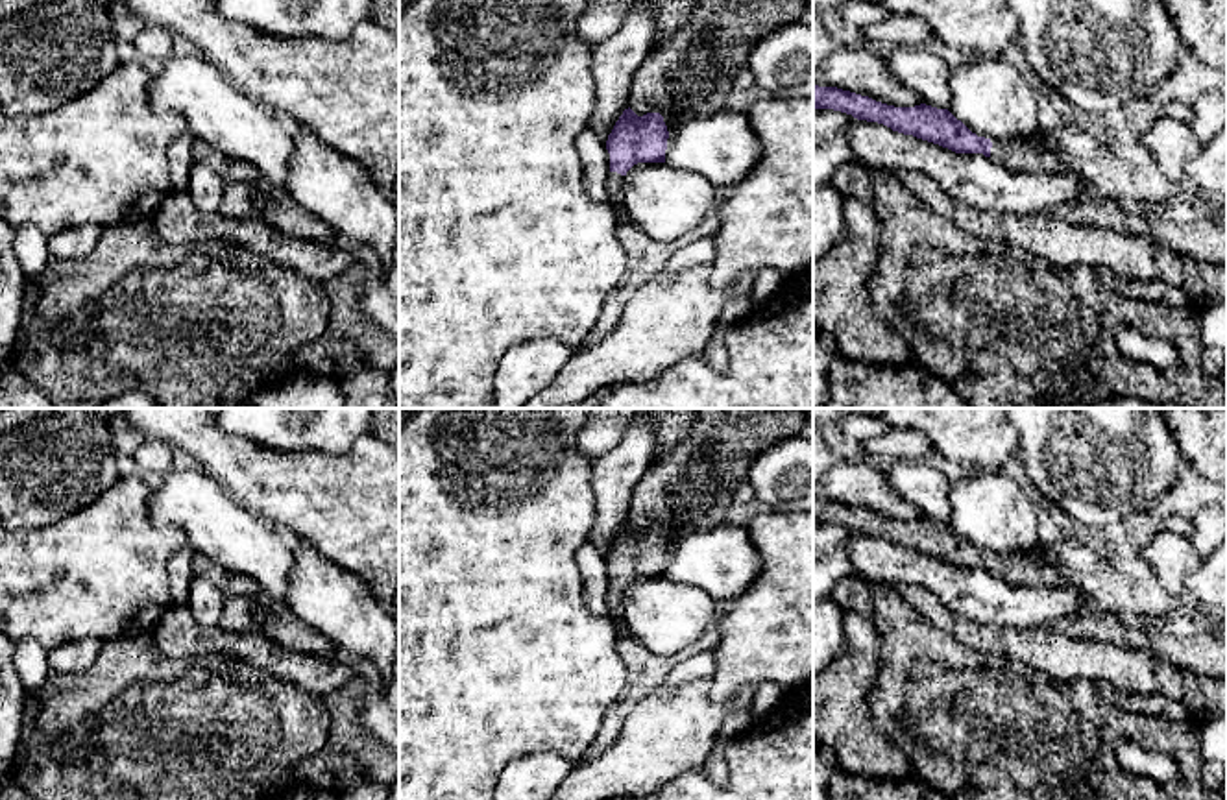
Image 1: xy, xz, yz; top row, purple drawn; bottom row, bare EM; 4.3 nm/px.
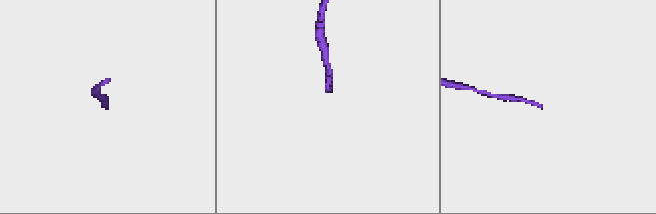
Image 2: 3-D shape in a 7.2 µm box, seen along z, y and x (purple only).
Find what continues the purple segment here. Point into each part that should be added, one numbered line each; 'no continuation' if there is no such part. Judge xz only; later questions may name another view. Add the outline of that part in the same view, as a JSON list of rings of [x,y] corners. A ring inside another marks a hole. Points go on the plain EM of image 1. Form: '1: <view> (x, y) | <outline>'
1: xz (614, 599) | [[[610,586],[608,595],[606,595],[606,615],[615,623],[619,628],[621,639],[630,639],[625,626],[623,626],[623,597],[625,589],[617,586]]]

